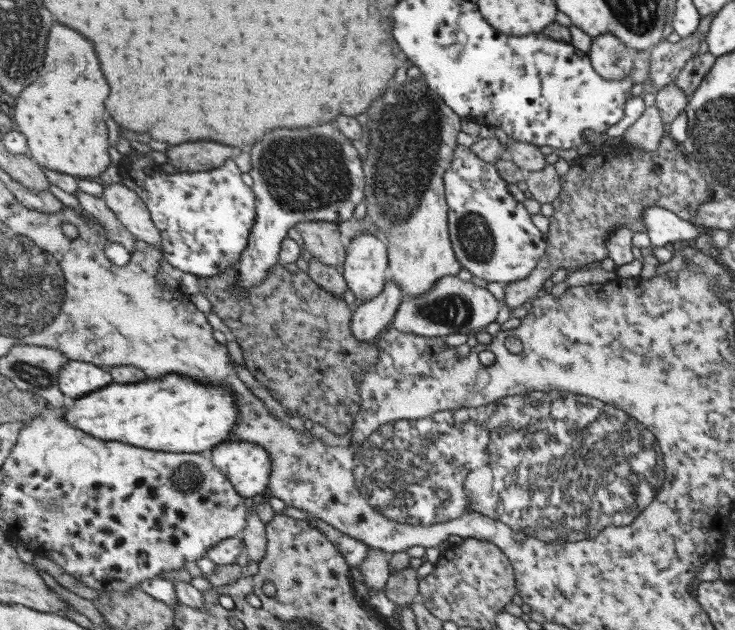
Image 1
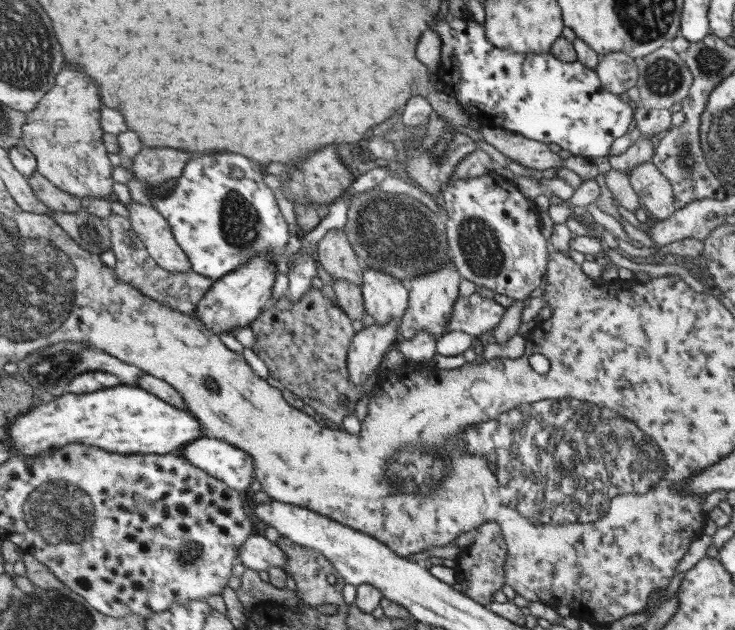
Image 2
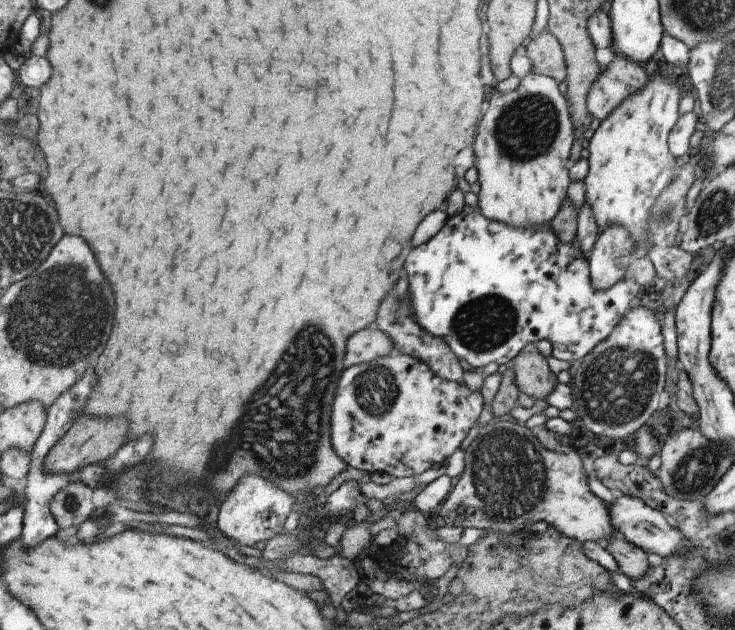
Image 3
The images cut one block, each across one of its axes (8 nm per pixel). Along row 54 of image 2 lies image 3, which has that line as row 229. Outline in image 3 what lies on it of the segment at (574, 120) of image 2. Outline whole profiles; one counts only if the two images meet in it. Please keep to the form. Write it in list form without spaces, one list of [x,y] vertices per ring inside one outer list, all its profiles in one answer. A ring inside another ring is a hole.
[[[471,206],[449,216],[431,240],[415,248],[407,258],[405,270],[409,274],[409,302],[415,310],[419,328],[443,340],[471,370],[485,368],[491,362],[497,366],[509,366],[523,346],[539,340],[551,344],[551,356],[555,360],[575,366],[595,344],[609,336],[625,310],[629,310],[629,302],[635,300],[639,292],[637,284],[625,280],[615,282],[607,290],[593,290],[587,258],[581,256],[579,244],[559,244],[551,232],[551,224],[539,228],[511,228],[483,218],[479,208]]]

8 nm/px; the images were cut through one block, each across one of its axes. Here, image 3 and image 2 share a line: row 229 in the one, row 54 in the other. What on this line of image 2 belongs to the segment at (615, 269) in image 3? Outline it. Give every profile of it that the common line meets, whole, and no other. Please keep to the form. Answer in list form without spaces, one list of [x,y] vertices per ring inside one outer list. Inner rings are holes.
[[[619,52],[605,54],[595,68],[595,76],[599,78],[601,90],[621,96],[637,84],[637,62]]]

